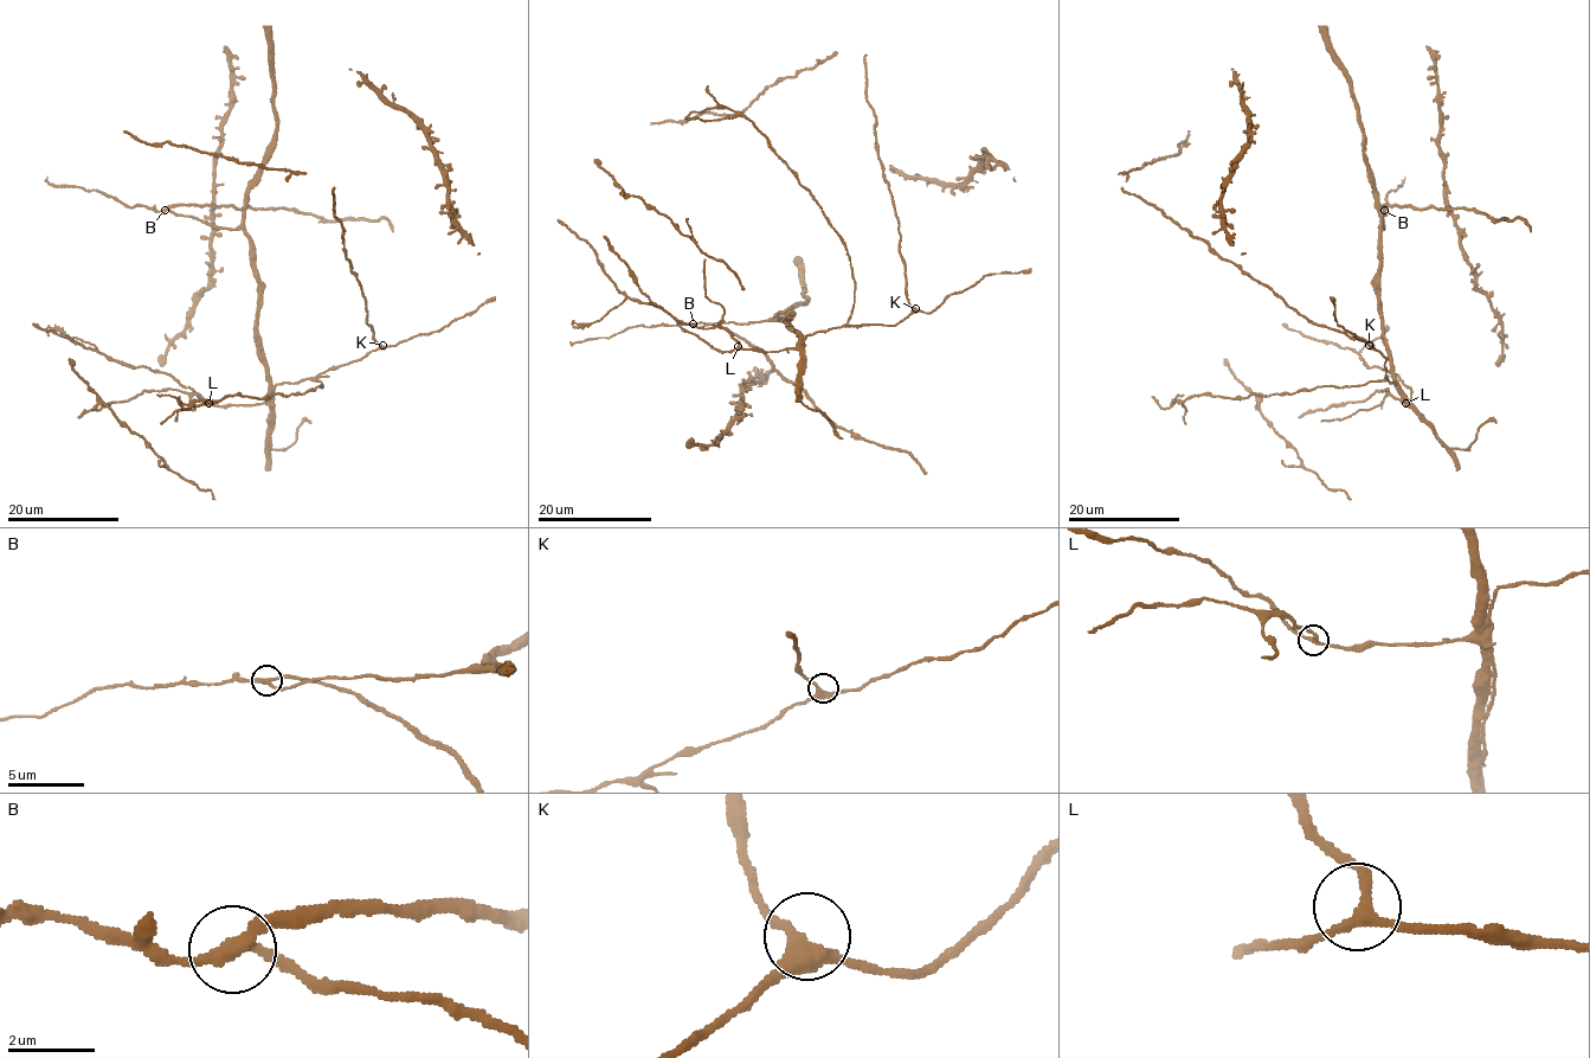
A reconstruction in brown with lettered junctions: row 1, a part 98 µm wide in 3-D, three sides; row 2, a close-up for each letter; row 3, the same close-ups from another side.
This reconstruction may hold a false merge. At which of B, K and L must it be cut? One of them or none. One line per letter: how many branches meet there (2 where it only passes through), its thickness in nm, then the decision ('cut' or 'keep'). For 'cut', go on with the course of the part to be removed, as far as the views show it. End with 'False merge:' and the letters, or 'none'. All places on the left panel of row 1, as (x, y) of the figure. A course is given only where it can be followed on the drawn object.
B: 3 | 260 nm | cut | (166, 210), (188, 205), (297, 209), (328, 219), (384, 218), (393, 231)
K: 3 | 340 nm | keep
L: 3 | 240 nm | keep
False merge: B

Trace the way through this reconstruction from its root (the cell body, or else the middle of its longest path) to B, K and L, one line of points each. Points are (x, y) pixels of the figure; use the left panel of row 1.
B: (327, 371), (296, 383), (272, 384), (257, 329), (258, 274), (252, 241), (242, 230), (211, 226), (166, 210)
K: (327, 371), (361, 360), (382, 345)
L: (327, 371), (296, 383), (278, 384), (261, 403), (208, 403)

